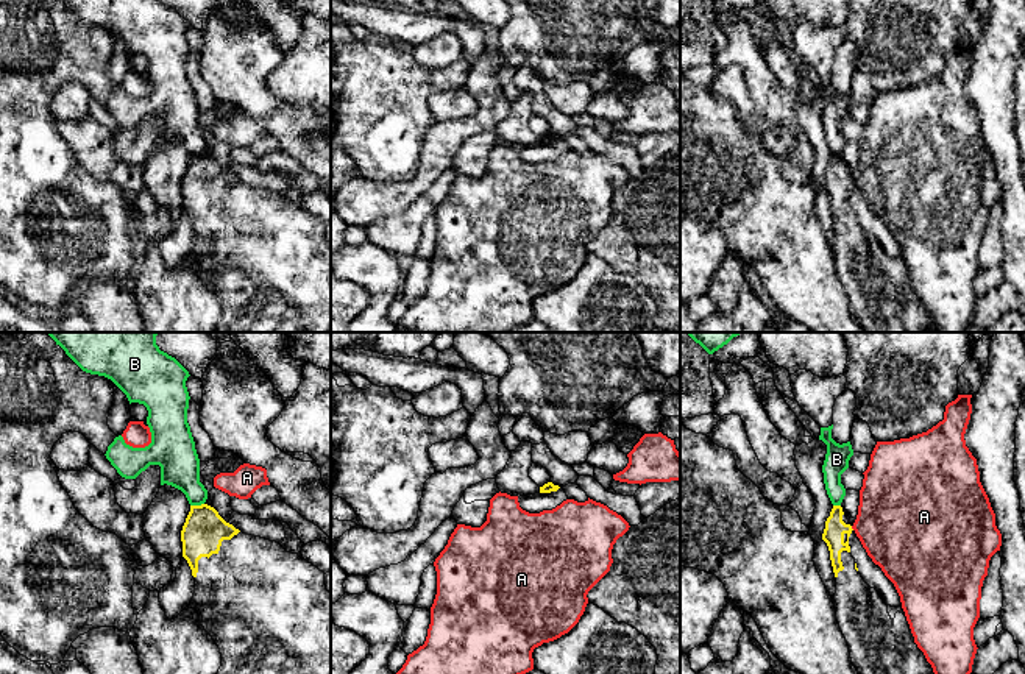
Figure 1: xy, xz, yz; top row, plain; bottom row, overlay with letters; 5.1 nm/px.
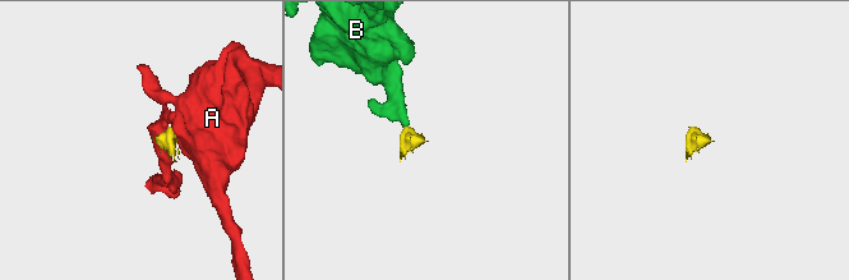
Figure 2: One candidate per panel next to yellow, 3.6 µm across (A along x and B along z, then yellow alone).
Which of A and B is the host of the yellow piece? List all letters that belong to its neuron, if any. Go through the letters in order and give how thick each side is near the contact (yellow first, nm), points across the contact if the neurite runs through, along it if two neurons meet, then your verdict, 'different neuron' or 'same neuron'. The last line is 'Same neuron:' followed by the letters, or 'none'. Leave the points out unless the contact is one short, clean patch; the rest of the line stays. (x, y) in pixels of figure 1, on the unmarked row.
A: 110 nm thick on the yellow side, 440 nm on the other; border along yz (851, 177), (854, 180); different neuron
B: 220 nm thick on the yellow side, 200 nm on the other; border along xy (203, 153), (191, 156); different neuron
Same neuron: none

